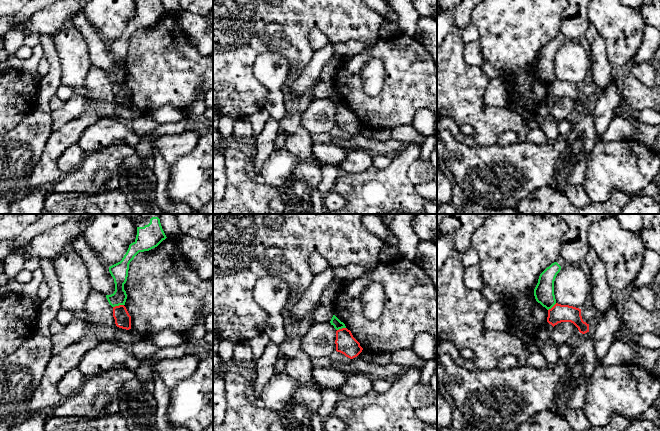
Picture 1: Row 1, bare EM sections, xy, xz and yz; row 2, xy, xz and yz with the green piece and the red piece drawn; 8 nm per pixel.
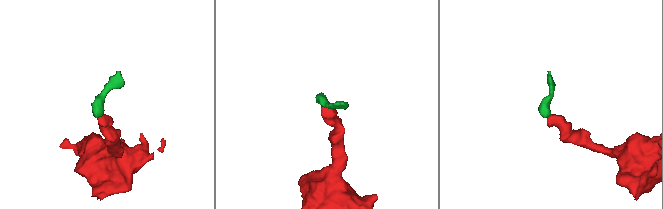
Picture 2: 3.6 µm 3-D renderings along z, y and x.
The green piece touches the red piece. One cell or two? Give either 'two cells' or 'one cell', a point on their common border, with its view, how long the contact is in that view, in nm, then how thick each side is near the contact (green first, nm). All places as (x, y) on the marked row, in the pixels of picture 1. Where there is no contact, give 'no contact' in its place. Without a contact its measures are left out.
two cells; contact xy (118, 305); length 90 nm; calibres 120 and 130 nm

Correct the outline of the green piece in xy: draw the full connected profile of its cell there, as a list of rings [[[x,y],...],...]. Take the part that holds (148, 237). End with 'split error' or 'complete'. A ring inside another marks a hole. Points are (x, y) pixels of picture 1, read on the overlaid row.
[[[43,214],[35,223],[31,224],[15,241],[0,242],[0,260],[9,253],[21,247],[43,232],[61,225],[73,218],[93,219],[98,215],[126,216],[136,220],[137,235],[122,260],[109,267],[114,279],[115,291],[106,295],[112,307],[125,305],[127,294],[124,284],[127,281],[129,264],[139,252],[149,251],[157,247],[167,237],[162,229],[159,214]]]; split error

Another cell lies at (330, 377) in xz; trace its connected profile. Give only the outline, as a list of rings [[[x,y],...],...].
[[[316,367],[312,368],[312,377],[317,385],[324,388],[339,389],[344,385],[348,375],[335,367]]]

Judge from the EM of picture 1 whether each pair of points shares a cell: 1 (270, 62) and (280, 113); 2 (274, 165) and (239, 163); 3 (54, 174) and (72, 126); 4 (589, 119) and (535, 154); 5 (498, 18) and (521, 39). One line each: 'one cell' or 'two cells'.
1: one cell
2: two cells
3: one cell
4: two cells
5: one cell

